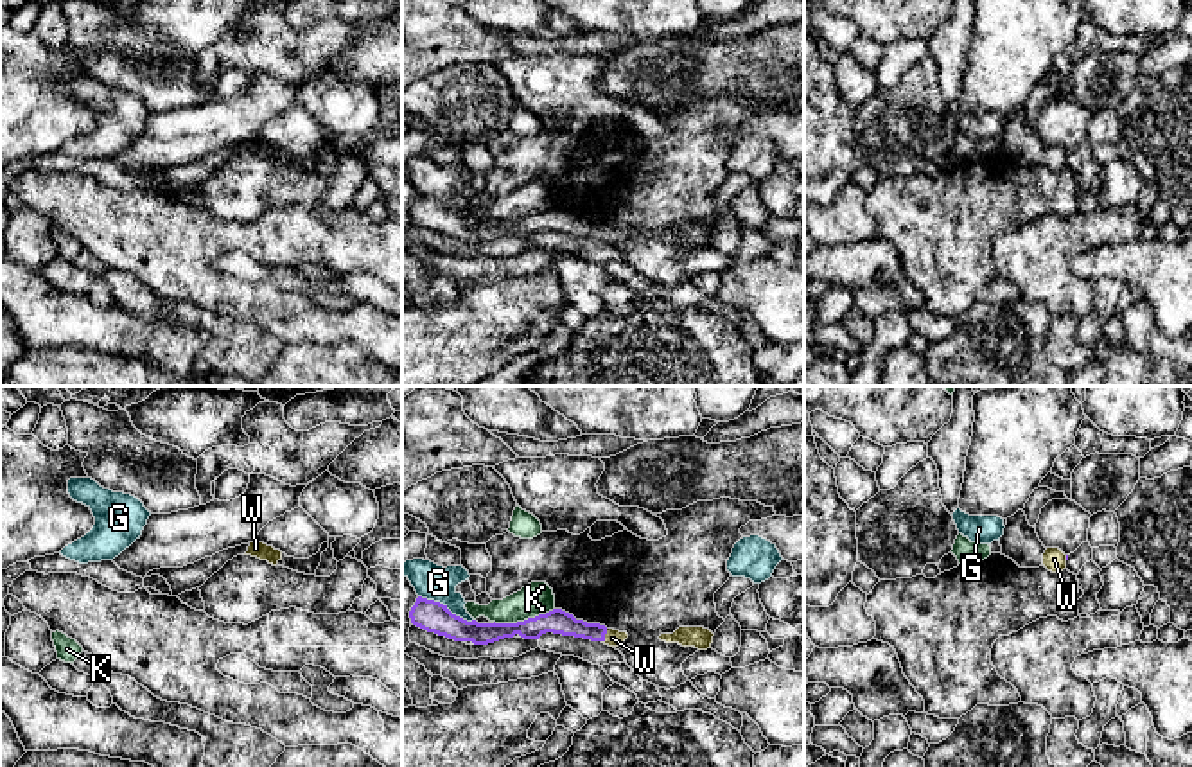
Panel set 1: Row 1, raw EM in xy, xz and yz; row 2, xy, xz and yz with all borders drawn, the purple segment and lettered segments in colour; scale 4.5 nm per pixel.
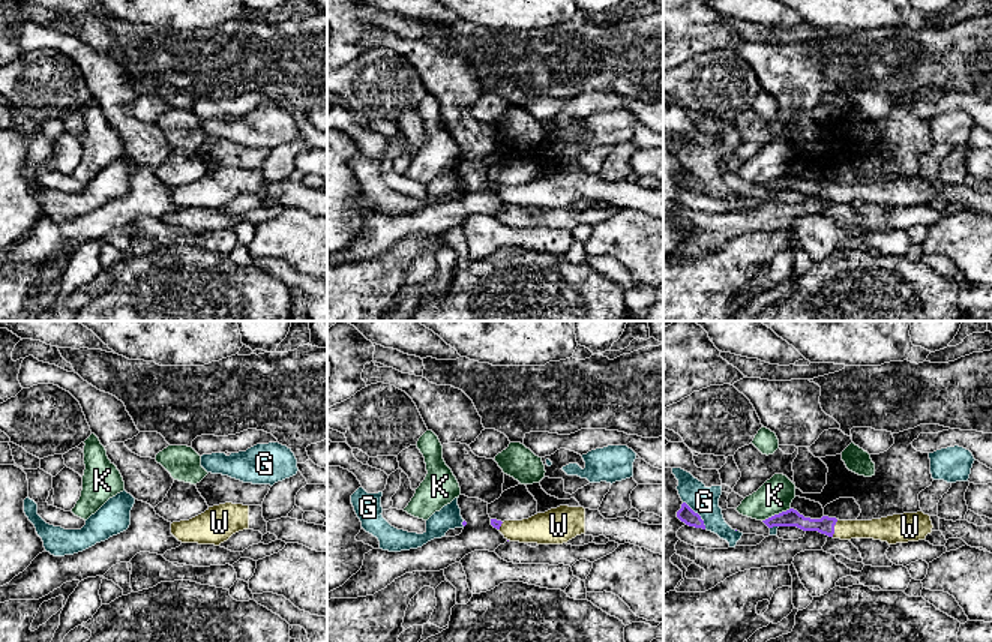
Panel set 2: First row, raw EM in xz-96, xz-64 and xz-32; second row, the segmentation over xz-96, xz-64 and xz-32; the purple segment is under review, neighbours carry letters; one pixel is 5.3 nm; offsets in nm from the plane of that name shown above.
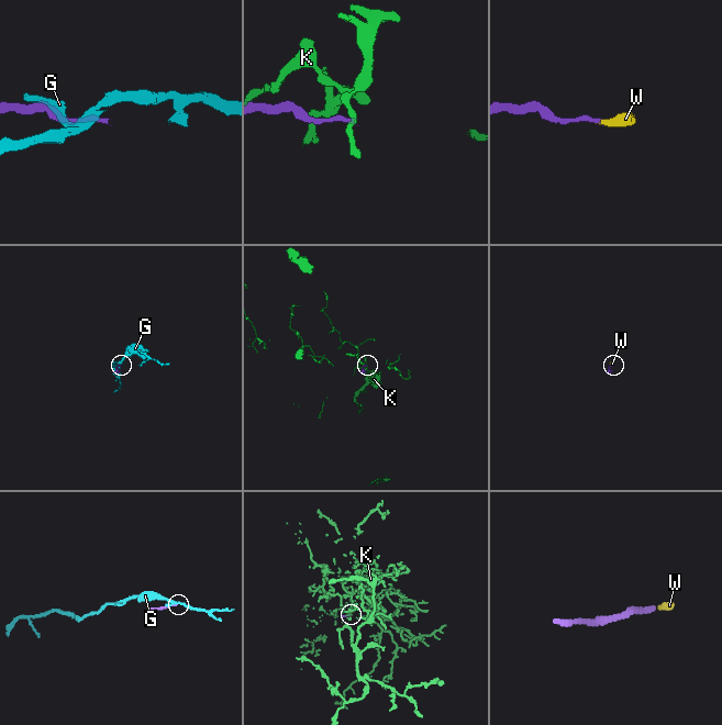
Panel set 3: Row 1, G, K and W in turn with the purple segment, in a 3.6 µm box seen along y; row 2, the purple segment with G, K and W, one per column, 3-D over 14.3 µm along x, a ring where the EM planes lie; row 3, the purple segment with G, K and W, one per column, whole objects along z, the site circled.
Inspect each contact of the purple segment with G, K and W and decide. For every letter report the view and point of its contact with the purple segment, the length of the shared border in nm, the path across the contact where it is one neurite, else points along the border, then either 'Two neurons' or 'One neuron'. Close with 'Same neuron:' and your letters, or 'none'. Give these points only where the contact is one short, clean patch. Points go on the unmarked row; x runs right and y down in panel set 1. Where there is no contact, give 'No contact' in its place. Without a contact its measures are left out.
G: Touches purple at xz (446, 203). Shared border 280 nm. Two neurons
K: Touches purple at xz (525, 218). Shared border 280 nm. Boundary: xz (553, 205), (516, 220), (494, 220). Two neurons
W: Touches purple at xz (604, 234). Shared border 70 nm. Path across: xz (559, 220), (604, 234), (613, 236). One neuron
Same neuron: W

